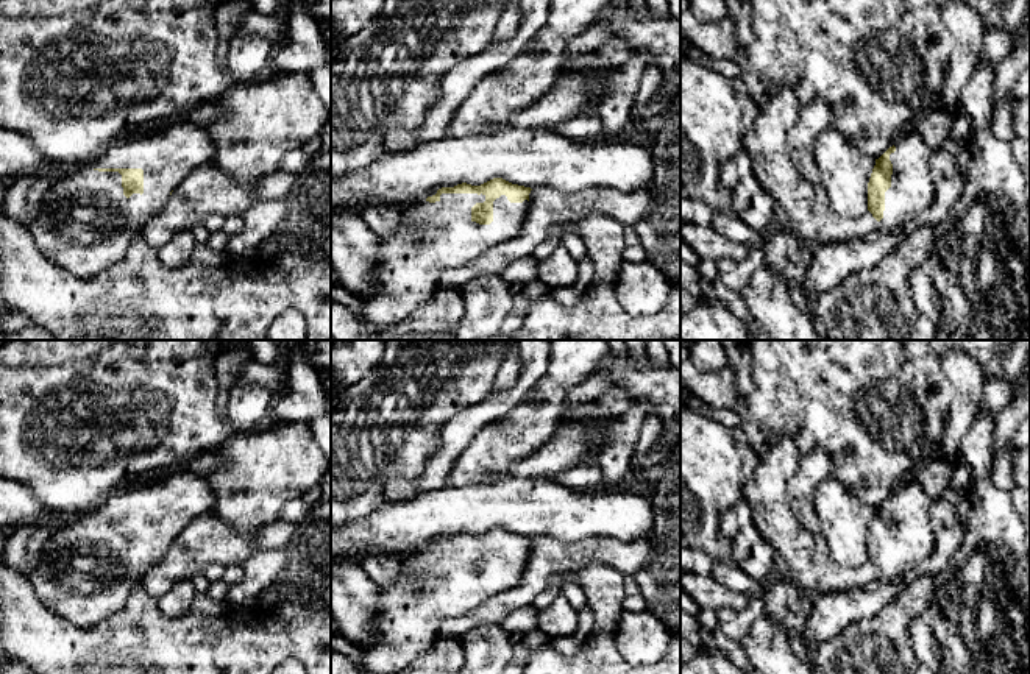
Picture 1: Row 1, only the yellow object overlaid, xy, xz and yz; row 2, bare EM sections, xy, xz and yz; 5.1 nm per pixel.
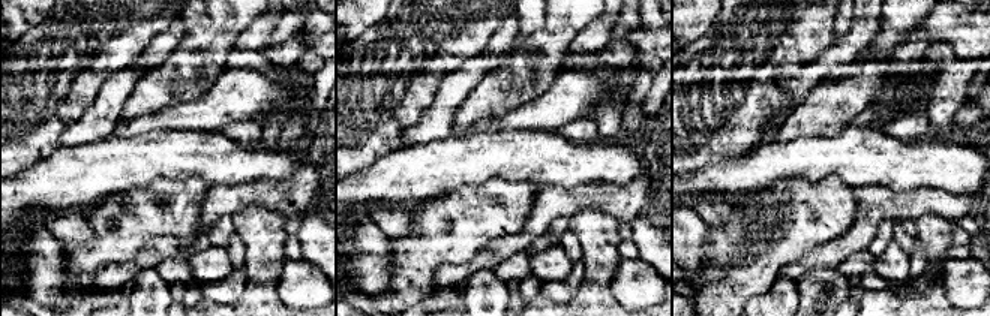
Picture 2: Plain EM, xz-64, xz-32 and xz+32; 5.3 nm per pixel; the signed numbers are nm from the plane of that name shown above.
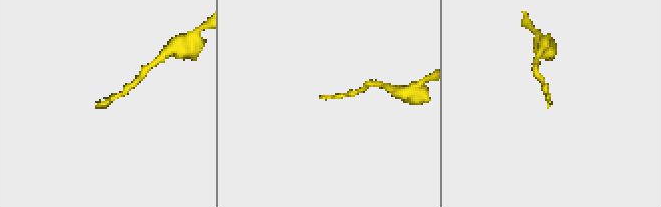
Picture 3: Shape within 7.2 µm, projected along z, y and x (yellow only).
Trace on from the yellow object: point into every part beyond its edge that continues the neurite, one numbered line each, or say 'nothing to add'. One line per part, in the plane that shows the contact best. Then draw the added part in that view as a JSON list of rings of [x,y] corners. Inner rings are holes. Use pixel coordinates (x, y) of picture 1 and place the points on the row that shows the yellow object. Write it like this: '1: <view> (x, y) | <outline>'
1: xz (433, 237) | [[[442,193],[435,203],[414,201],[400,209],[400,229],[389,237],[378,237],[378,267],[375,292],[362,300],[360,321],[367,332],[384,332],[406,320],[410,312],[437,292],[439,275],[448,268],[462,268],[495,243],[517,237],[524,225],[529,201],[510,203],[506,195],[493,201],[493,222],[479,225],[471,220],[471,208],[484,203],[485,195]]]

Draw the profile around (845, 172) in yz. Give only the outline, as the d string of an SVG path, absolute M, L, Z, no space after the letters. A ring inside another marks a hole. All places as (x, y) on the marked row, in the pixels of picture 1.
M829 126L816 137L815 162L819 184L835 214L860 217L868 212L868 183L876 159L861 153L838 129Z

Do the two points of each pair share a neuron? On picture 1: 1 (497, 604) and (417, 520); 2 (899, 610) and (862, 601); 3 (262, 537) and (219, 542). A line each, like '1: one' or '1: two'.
1: two
2: two
3: one

